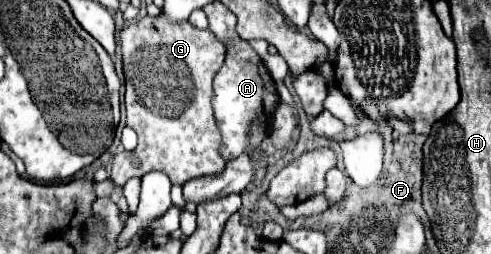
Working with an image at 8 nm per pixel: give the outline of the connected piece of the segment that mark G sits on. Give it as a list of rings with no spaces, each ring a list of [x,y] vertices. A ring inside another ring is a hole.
[[[143,17],[135,25],[127,25],[121,31],[121,51],[123,51],[123,71],[127,81],[125,107],[127,125],[139,135],[139,145],[133,153],[121,153],[113,157],[110,178],[123,185],[125,179],[143,177],[149,171],[163,171],[173,185],[183,185],[189,179],[205,177],[209,173],[223,173],[225,159],[221,157],[221,133],[213,117],[211,97],[213,97],[213,77],[225,61],[225,47],[213,33],[195,29],[189,21],[181,25],[171,25],[165,17]],[[131,155],[141,159],[139,167],[131,165]]]

